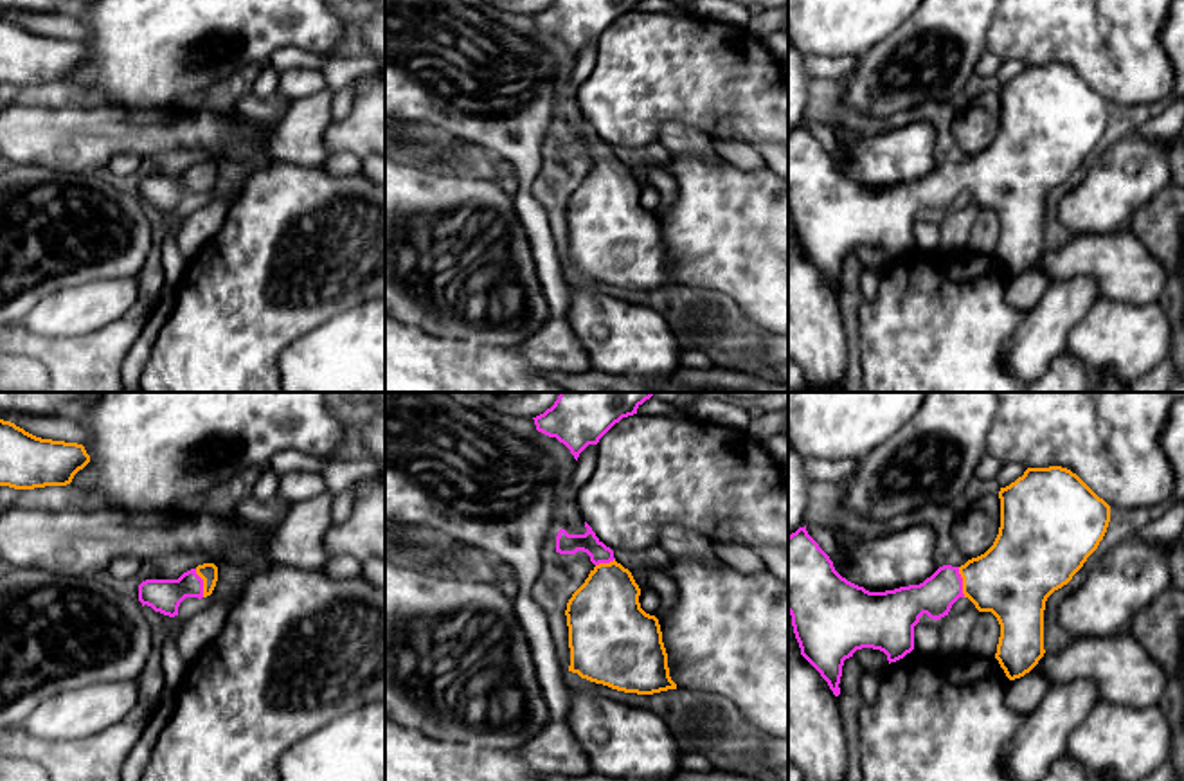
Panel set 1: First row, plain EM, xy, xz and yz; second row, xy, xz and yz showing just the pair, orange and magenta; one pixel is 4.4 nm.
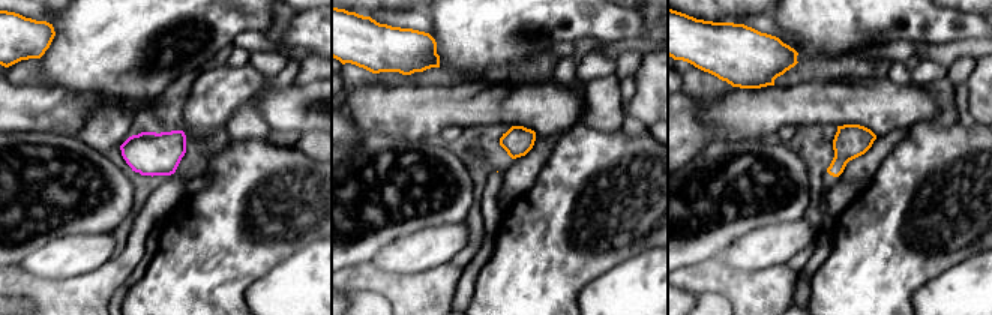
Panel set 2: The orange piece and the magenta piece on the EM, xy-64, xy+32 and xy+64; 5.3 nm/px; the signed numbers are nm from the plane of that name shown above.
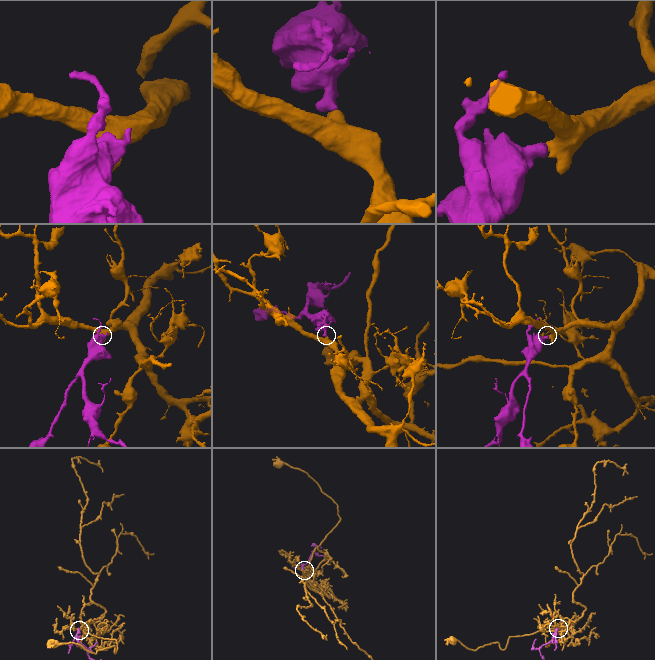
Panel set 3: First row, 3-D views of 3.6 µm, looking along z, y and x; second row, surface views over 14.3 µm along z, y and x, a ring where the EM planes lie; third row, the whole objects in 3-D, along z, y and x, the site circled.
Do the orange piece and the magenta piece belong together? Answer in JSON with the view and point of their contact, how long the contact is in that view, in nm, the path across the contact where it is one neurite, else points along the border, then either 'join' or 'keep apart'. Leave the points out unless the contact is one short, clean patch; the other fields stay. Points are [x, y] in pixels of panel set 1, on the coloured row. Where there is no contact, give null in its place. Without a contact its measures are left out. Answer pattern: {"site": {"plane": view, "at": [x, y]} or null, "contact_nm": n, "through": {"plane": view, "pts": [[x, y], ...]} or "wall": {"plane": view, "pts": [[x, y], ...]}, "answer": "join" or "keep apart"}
{"site": {"plane": "yz", "at": [963, 582]}, "contact_nm": 140, "through": {"plane": "yz", "pts": [[1013, 578], [963, 582], [947, 583], [936, 594]]}, "answer": "join"}

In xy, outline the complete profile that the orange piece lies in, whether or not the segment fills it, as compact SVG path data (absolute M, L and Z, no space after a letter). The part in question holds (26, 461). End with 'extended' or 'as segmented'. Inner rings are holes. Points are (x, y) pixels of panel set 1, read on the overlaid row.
M0 419L0 486L67 486L88 462L83 444L41 439Z | as segmented

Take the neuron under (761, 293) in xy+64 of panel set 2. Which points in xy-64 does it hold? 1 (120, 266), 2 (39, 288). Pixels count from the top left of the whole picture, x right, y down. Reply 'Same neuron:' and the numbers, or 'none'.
Same neuron: 1, 2

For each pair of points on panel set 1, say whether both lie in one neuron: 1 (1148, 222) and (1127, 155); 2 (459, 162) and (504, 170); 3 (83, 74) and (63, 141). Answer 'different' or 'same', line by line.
1: different
2: same
3: different

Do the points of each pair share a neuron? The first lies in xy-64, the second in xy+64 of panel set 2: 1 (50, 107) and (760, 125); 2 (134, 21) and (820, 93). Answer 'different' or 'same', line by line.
1: same
2: different

